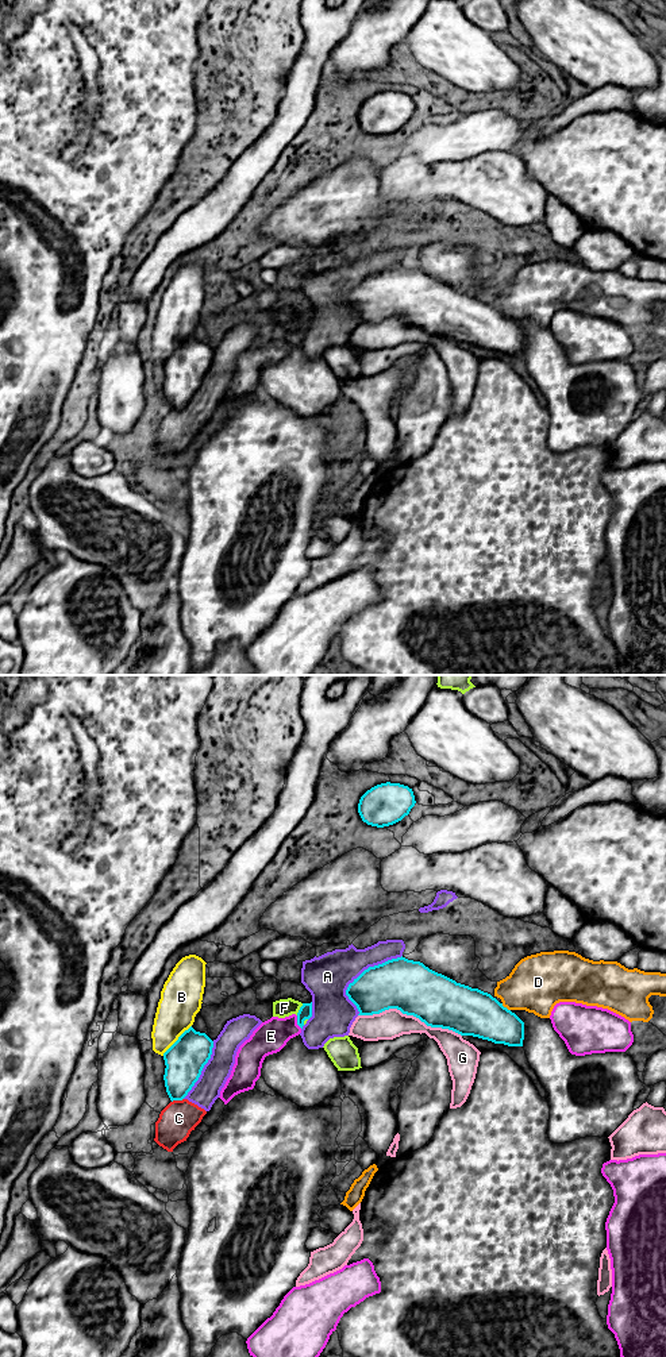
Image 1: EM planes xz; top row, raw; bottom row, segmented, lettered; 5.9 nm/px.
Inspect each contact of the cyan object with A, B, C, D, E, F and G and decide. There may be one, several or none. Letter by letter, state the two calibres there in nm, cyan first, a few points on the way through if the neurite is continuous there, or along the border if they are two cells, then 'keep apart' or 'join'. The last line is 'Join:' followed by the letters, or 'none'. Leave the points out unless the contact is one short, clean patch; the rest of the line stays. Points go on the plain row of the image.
A: 300 nm thick on the cyan side, 260 nm on the other; keep apart
B: 240 nm thick on the cyan side, 240 nm on the other; keep apart
C: 240 nm thick on the cyan side, 220 nm on the other; keep apart
D: 280 nm thick on the cyan side, 340 nm on the other; keep apart
E: 80 nm thick on the cyan side, 190 nm on the other; join
F: 80 nm thick on the cyan side, 110 nm on the other; border along xz (303, 312), (296, 323); keep apart
G: 300 nm thick on the cyan side, 170 nm on the other; keep apart
Join: E

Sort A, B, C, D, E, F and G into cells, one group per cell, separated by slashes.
A C / B / D / E / F / G

